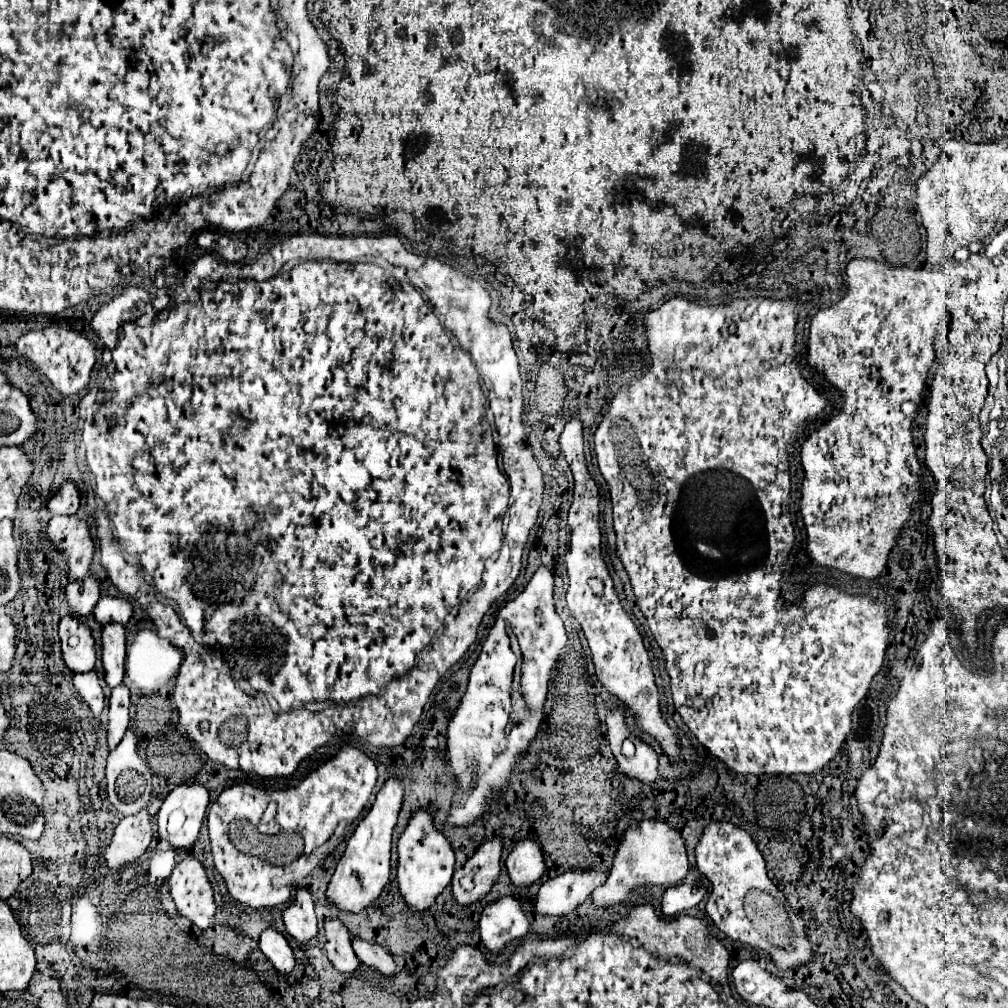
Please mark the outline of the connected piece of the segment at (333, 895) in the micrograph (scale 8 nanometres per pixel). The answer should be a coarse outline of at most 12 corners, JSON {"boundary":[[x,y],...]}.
{"boundary":[[390,778],[348,840],[326,900],[360,914],[390,878],[402,784]]}

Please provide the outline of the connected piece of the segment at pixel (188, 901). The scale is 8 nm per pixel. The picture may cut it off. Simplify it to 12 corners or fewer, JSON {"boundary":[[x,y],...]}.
{"boundary":[[186,858],[170,874],[180,916],[208,928],[216,912],[202,864]]}

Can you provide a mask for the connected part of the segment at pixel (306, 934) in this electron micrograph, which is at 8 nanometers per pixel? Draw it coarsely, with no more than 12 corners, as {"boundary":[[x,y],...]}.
{"boundary":[[300,888],[282,914],[286,932],[306,944],[316,938],[310,892]]}

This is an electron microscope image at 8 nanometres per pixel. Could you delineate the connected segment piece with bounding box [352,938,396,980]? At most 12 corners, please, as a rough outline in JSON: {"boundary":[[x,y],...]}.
{"boundary":[[352,938],[362,964],[388,980],[394,958],[380,944]]}

